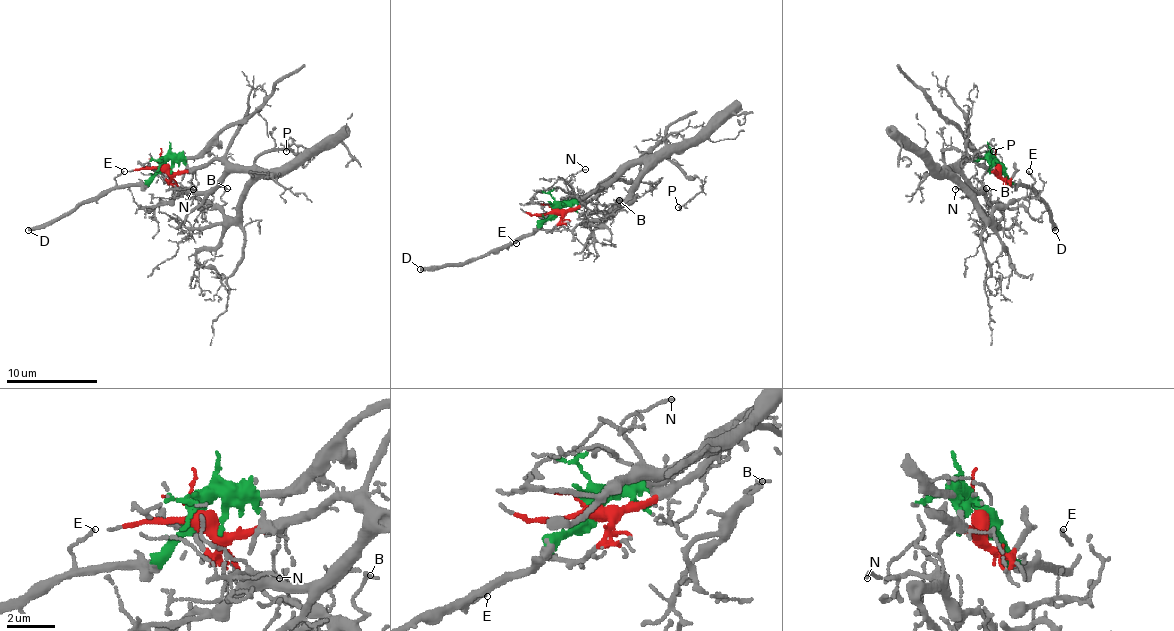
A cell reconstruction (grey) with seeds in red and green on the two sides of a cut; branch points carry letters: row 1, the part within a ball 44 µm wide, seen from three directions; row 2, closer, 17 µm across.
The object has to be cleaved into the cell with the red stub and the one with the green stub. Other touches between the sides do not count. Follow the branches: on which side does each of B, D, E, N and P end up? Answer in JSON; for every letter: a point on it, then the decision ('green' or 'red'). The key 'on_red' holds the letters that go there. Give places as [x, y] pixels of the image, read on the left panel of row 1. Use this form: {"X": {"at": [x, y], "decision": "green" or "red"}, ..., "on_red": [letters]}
{"B": {"at": [227, 188], "decision": "red"}, "D": {"at": [28, 230], "decision": "green"}, "E": {"at": [124, 171], "decision": "green"}, "N": {"at": [193, 189], "decision": "red"}, "P": {"at": [286, 151], "decision": "red"}, "on_red": ["B", "N", "P"]}

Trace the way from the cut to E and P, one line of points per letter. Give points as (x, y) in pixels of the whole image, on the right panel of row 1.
E: (997, 165), (1019, 185), (1033, 183), (1028, 172)
P: (997, 165), (997, 172), (974, 160), (949, 167), (942, 156), (958, 149), (963, 165), (983, 147), (992, 151)

